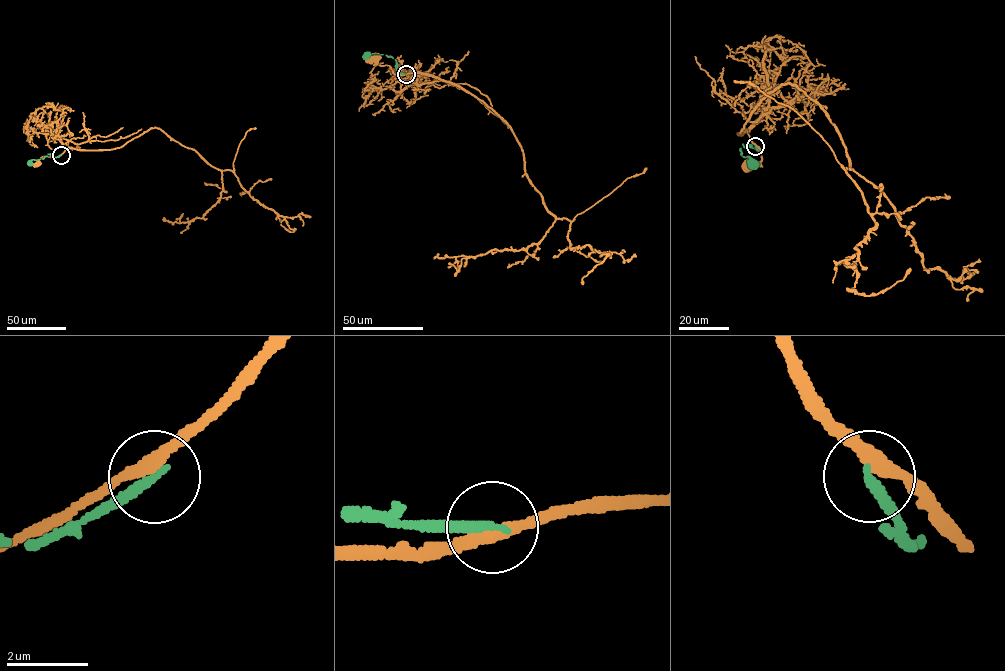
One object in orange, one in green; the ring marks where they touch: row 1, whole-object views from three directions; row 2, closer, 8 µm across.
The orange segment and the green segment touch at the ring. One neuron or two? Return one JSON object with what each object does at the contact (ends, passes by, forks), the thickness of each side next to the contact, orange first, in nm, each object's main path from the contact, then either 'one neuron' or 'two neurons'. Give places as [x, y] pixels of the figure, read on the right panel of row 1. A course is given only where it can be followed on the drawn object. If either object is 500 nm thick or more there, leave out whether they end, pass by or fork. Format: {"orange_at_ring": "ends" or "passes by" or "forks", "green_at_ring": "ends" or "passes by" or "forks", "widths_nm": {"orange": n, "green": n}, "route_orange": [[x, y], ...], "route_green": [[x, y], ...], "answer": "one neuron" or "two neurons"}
{"orange_at_ring": "passes by", "green_at_ring": "ends", "widths_nm": {"orange": 280, "green": 240}, "route_orange": [[755, 145], [762, 151], [755, 148], [761, 161], [754, 165], [746, 162], [747, 164]], "route_green": [[755, 146], [758, 150], [743, 145], [740, 149], [741, 154], [748, 156], [753, 163]], "answer": "two neurons"}

